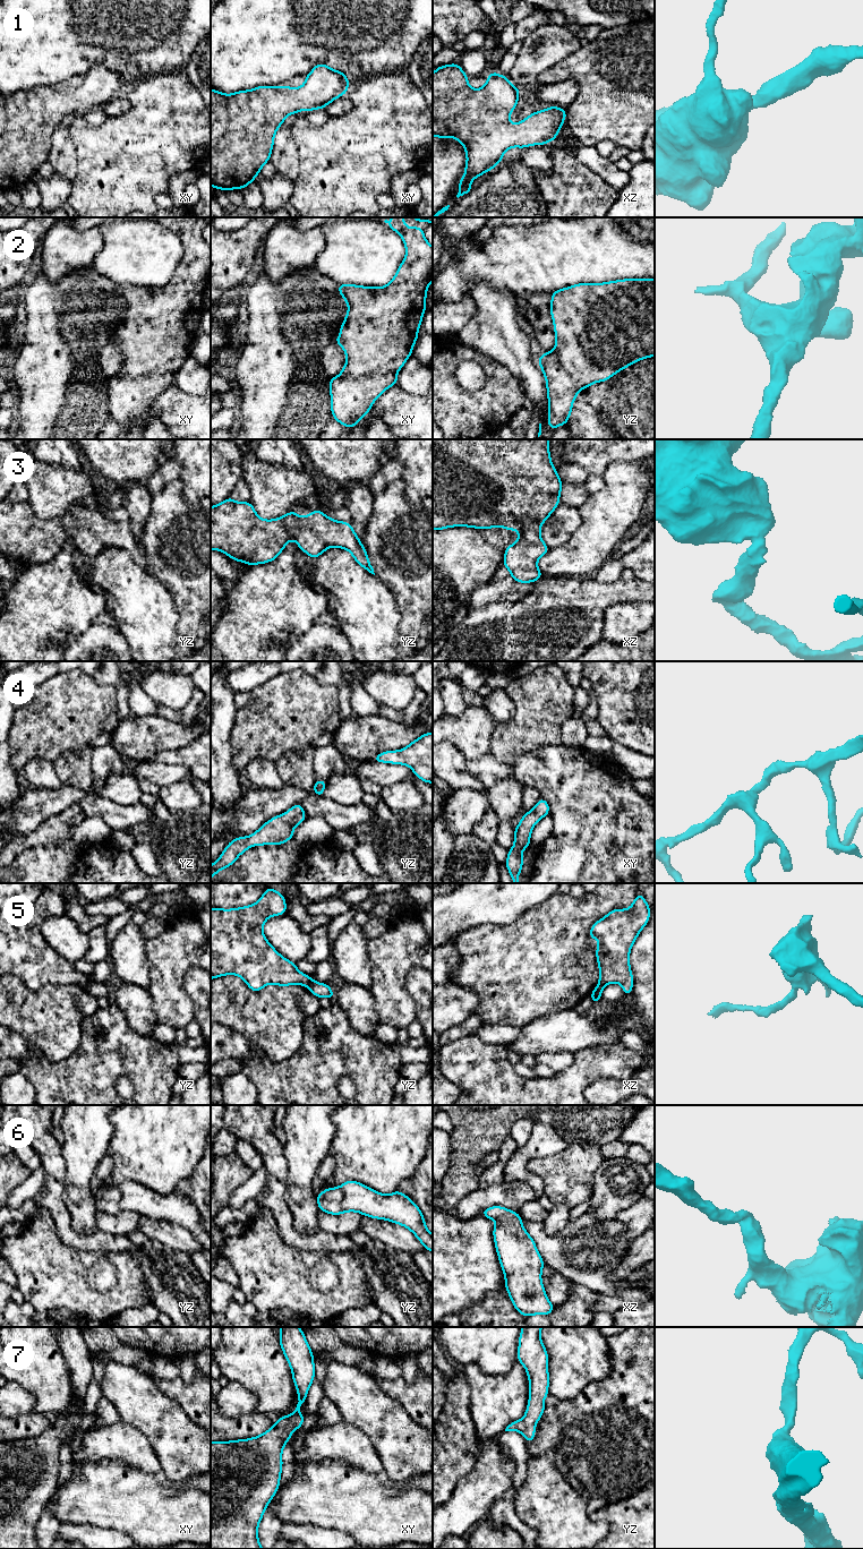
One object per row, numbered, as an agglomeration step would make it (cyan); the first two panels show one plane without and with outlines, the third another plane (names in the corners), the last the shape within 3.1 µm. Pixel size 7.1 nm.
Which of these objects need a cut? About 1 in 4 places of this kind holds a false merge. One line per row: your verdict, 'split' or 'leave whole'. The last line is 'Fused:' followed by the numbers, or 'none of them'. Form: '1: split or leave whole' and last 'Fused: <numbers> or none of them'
1: leave whole
2: leave whole
3: leave whole
4: leave whole
5: split
6: leave whole
7: leave whole
Fused: 5

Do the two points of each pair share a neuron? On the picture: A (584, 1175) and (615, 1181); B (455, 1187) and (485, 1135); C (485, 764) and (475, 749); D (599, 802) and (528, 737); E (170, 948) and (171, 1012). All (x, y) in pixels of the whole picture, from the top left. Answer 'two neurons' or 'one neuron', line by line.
A: two neurons
B: one neuron
C: two neurons
D: two neurons
E: one neuron

